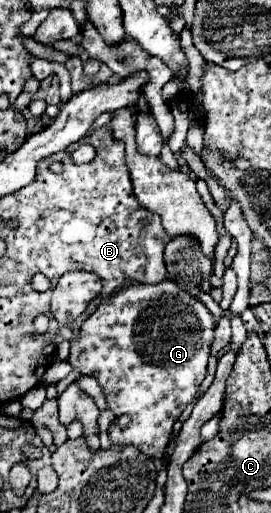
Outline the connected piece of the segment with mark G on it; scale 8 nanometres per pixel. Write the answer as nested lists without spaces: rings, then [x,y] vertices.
[[[170,280],[160,284],[130,284],[108,298],[108,302],[102,302],[98,310],[88,320],[84,320],[80,338],[72,342],[68,362],[84,376],[94,376],[100,382],[108,400],[108,410],[116,412],[116,416],[128,414],[132,418],[126,430],[114,428],[114,434],[110,434],[114,444],[132,444],[150,458],[162,458],[164,448],[170,442],[174,422],[194,400],[198,386],[206,378],[214,328],[216,322],[208,308]]]

